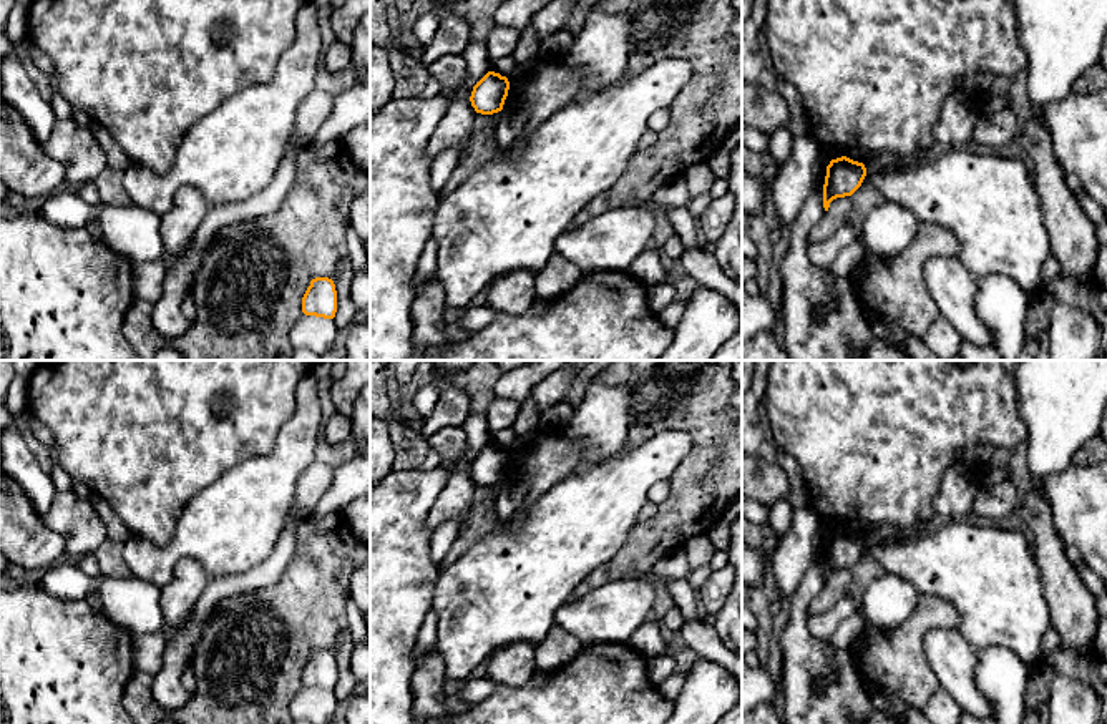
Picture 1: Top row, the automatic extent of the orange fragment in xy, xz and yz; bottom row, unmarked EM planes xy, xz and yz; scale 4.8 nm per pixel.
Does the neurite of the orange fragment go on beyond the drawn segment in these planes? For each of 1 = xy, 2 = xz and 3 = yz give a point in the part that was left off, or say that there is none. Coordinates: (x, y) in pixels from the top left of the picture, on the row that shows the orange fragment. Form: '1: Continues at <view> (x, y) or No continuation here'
1: No continuation here
2: No continuation here
3: No continuation here

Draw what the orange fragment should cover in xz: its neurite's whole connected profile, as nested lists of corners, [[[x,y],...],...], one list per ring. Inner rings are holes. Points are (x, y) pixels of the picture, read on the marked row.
[[[488,71],[475,86],[470,96],[476,113],[493,115],[503,110],[510,81],[500,73]]]

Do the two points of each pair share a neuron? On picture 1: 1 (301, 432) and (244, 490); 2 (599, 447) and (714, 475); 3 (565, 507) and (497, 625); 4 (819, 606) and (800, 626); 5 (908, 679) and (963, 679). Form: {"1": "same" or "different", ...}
{"1": "same", "2": "different", "3": "same", "4": "different", "5": "different"}

